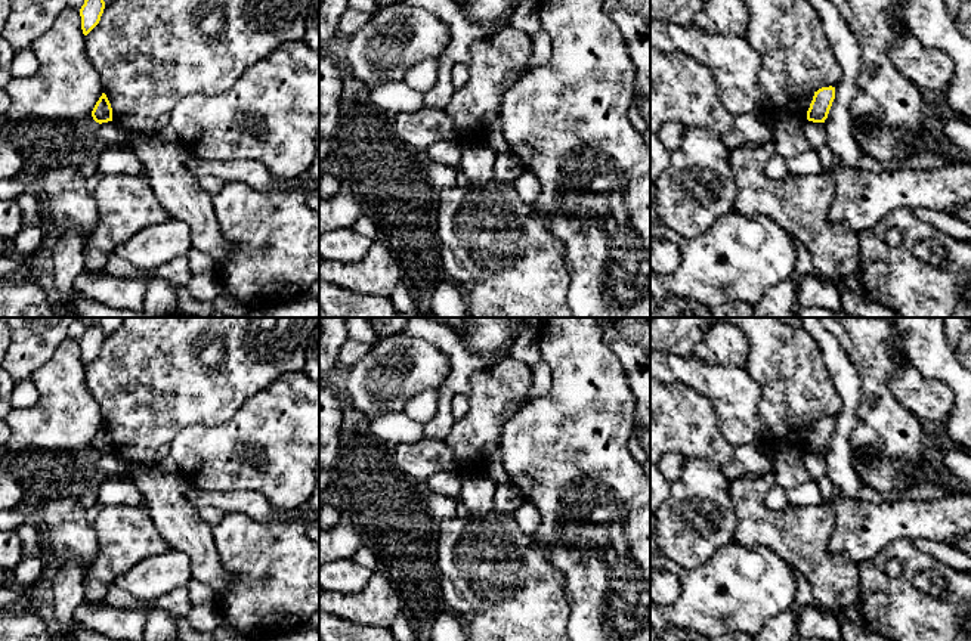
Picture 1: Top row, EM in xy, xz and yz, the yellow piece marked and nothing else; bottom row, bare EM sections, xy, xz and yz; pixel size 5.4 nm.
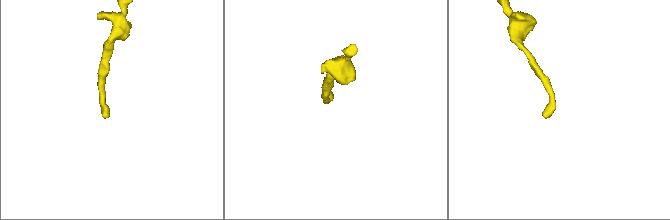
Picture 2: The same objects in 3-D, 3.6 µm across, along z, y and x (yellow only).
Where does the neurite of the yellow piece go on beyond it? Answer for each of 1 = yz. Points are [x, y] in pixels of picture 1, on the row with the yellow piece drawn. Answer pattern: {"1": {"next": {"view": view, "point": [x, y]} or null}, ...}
{"1": {"next": null}}

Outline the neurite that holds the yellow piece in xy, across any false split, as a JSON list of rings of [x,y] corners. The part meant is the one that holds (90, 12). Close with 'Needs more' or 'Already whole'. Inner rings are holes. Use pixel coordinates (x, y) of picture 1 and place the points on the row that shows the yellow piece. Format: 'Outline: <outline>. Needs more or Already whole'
Outline: [[[84,0],[84,4],[80,9],[81,30],[84,35],[99,24],[103,9],[103,0]]]. Already whole

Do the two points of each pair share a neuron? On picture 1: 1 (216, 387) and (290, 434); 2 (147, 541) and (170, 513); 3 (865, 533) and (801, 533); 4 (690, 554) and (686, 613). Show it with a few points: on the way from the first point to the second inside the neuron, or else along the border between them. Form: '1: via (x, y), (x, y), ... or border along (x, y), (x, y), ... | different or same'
1: border along (269, 383), (253, 393), (228, 420), (215, 426) | different
2: border along (145, 504), (155, 529), (172, 548) | different
3: border along (829, 502), (834, 511), (829, 550), (853, 561) | different
4: border along (719, 550), (698, 567), (682, 567), (665, 556) | different

